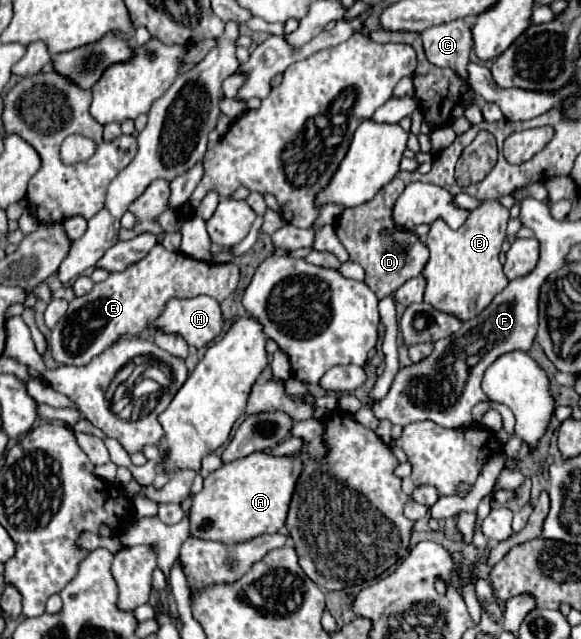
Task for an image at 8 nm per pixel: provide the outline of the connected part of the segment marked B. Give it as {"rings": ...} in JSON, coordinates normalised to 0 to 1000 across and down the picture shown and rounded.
{"rings":[[[833,313],[830,322],[809,332],[802,351],[788,360],[778,360],[768,347],[750,344],[740,354],[733,382],[740,388],[740,407],[730,419],[730,435],[737,441],[730,469],[750,485],[761,485],[792,504],[819,498],[874,444],[864,413],[861,413],[861,385],[871,372],[874,329],[854,313]]]}

